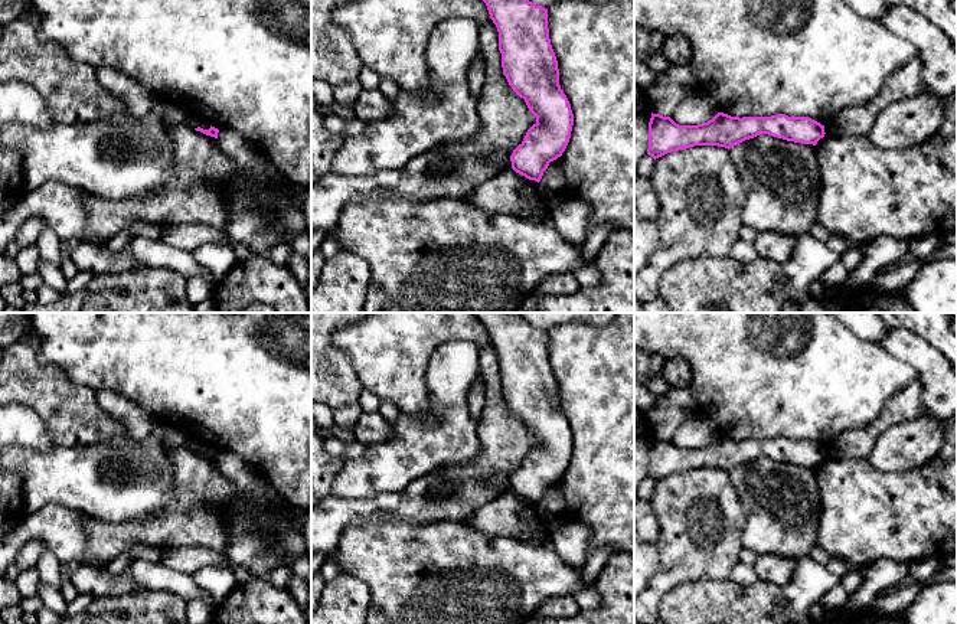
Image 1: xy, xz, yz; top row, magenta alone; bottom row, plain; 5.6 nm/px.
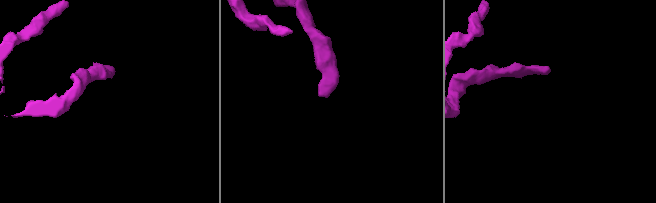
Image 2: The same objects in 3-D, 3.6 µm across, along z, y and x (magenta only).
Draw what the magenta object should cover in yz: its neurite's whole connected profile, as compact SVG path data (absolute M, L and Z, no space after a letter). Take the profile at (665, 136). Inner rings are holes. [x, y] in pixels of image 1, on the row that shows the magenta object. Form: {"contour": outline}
{"contour": "M651 112L647 154L656 160L667 153L695 146L718 146L729 150L760 134L816 146L826 133L824 125L809 117L785 114L739 118L718 112L708 122L679 125L670 117Z"}

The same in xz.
{"contour": "M529 0L483 1L499 32L503 75L536 117L510 156L512 169L539 183L549 163L565 151L574 125L571 104L559 85L548 9Z"}

